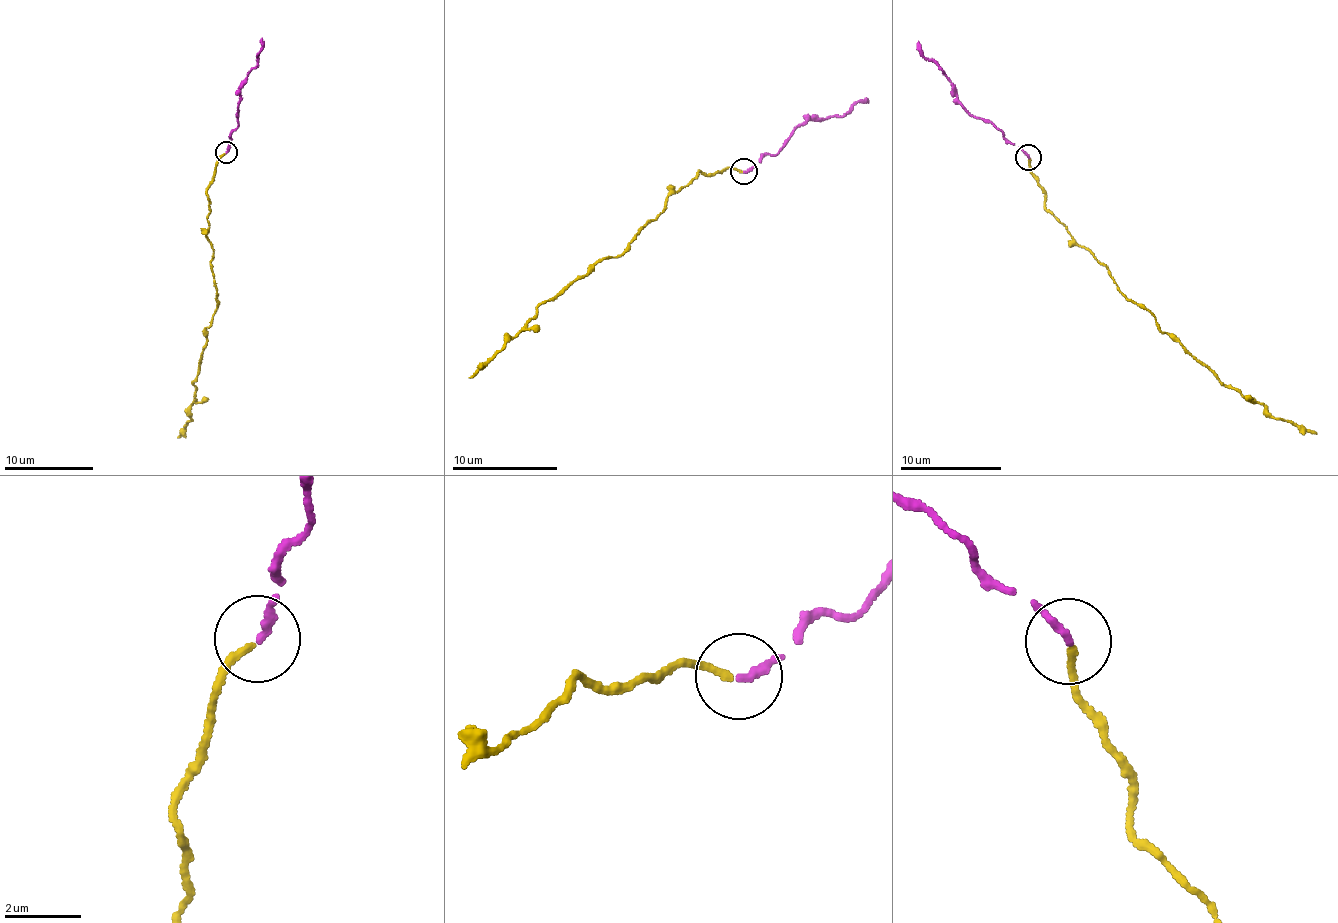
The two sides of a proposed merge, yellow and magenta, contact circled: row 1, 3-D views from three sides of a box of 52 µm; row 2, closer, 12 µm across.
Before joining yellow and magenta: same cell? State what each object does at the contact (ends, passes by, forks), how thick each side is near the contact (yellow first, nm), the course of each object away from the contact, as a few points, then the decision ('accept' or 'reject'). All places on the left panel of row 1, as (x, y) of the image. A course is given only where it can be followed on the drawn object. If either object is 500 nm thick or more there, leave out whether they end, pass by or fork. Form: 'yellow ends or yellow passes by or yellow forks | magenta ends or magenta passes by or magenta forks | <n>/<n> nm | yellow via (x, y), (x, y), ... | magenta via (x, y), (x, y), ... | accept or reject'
yellow ends | magenta ends | 180/200 nm | yellow via (225, 154), (207, 187), (207, 235), (218, 300), (194, 384), (190, 418), (178, 437) | magenta via (225, 152), (238, 124), (241, 86), (254, 69), (263, 38) | accept

